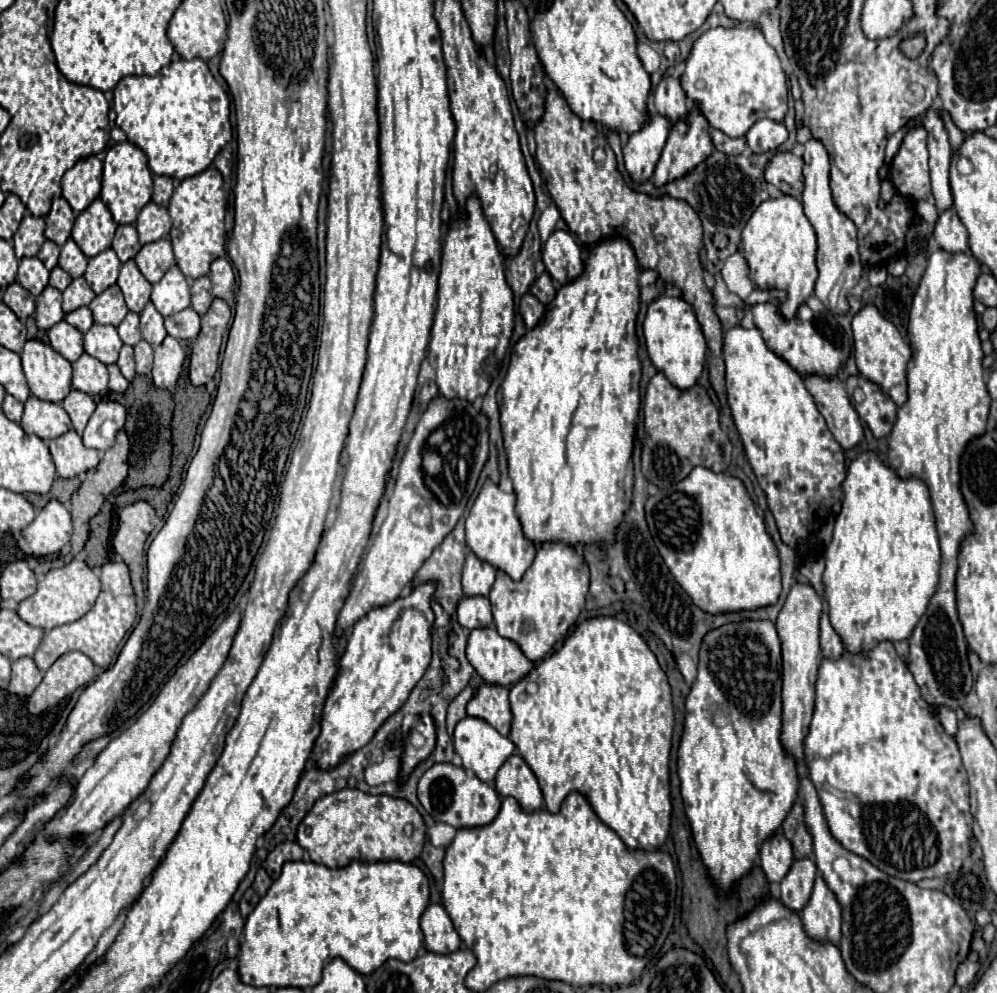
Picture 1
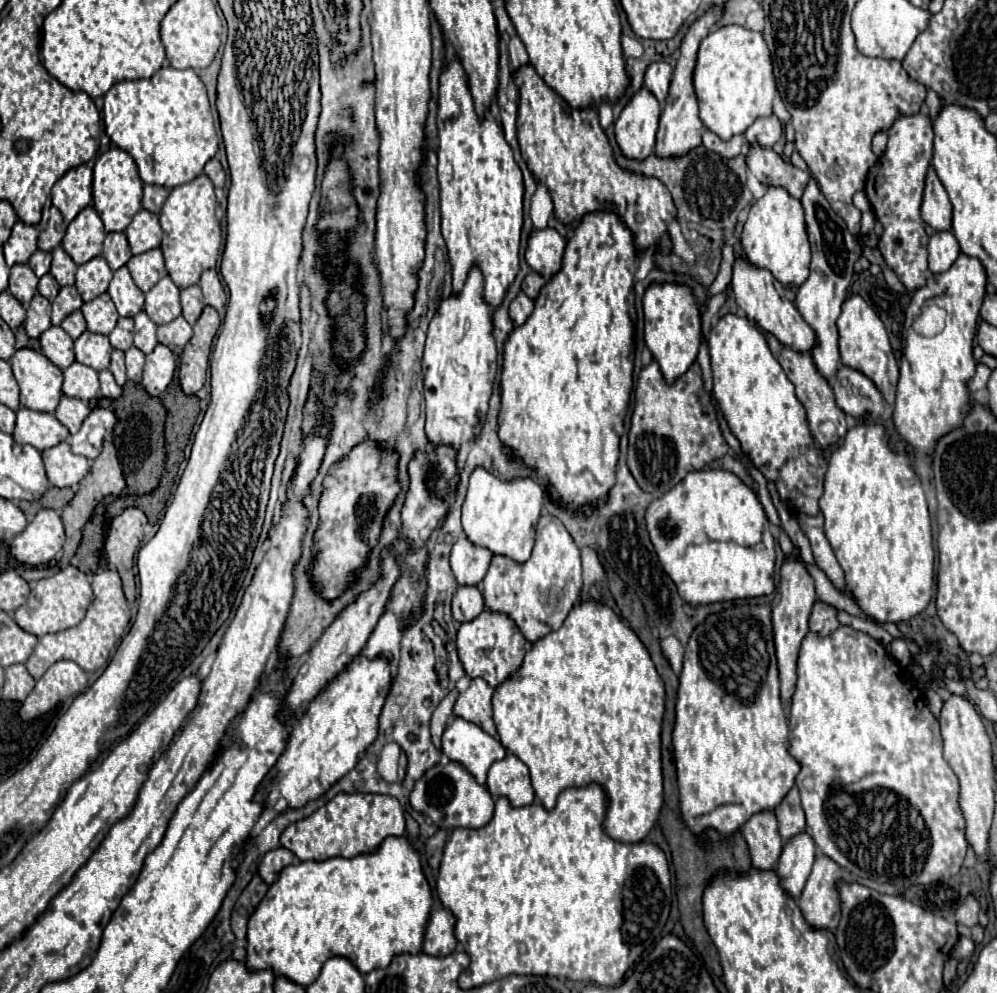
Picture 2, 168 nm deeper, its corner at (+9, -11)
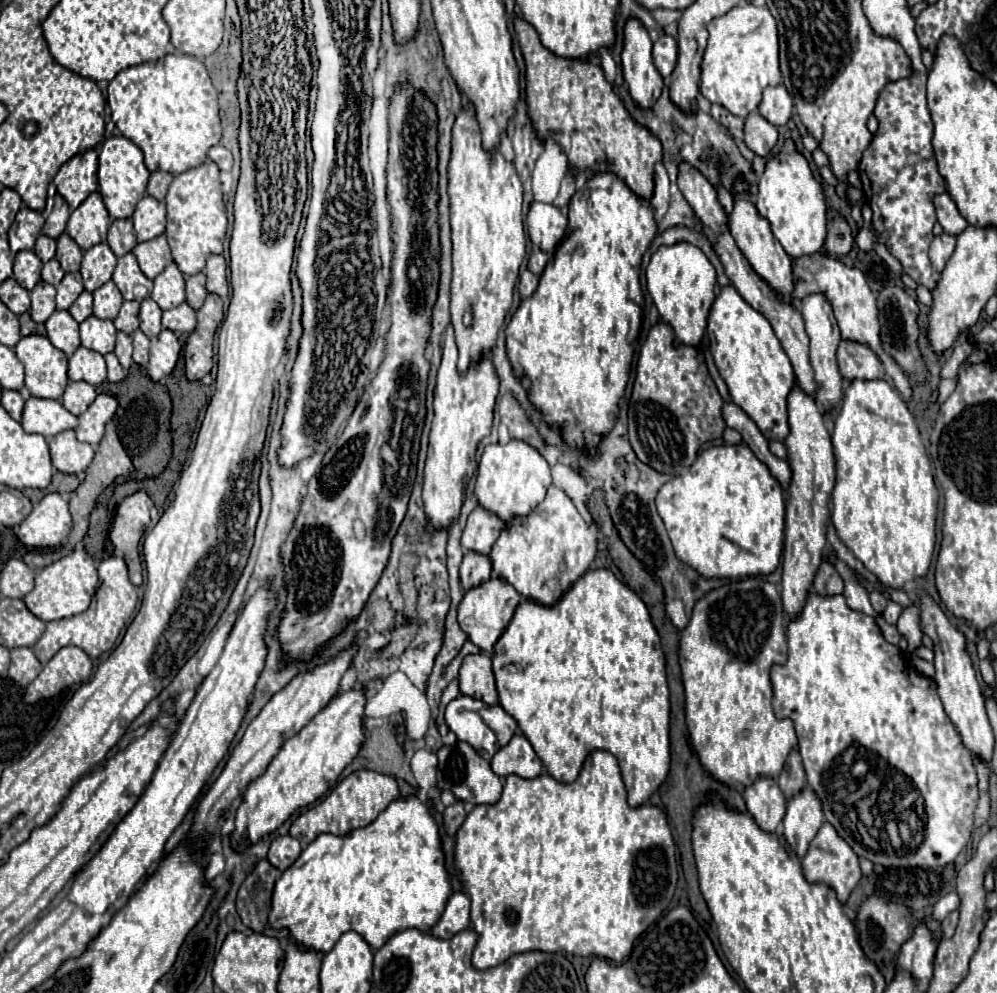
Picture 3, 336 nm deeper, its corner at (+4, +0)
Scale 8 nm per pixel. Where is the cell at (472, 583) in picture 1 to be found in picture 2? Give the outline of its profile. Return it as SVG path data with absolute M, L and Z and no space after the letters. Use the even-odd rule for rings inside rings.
M465 533L457 539L451 549L451 569L459 585L479 585L489 569L491 551L479 547L467 539Z

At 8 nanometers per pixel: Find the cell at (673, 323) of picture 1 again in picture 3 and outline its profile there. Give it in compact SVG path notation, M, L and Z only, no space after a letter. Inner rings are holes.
M686 242L660 246L646 268L646 278L648 292L660 314L660 322L668 322L668 326L672 326L676 346L700 346L708 326L708 314L716 298L716 270L704 252Z

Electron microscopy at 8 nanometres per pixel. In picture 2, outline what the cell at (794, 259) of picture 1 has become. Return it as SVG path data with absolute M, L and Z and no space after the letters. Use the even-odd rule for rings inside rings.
M767 187L767 193L757 199L745 221L741 243L745 257L761 269L769 269L783 285L801 285L809 277L811 243L807 237L807 225L803 217L801 201L791 197L785 187Z

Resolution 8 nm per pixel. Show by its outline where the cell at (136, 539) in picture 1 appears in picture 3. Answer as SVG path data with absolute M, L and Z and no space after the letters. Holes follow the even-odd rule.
M144 490L124 498L116 510L112 530L110 530L110 540L120 552L124 552L124 560L130 572L130 582L136 588L142 584L138 544L146 526L150 524L150 506L152 506L152 500Z

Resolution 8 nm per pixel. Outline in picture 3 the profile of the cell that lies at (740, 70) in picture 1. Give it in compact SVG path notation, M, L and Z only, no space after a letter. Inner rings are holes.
M750 2L734 6L724 16L714 18L708 24L708 46L702 60L700 94L712 104L724 106L730 114L746 118L762 100L762 92L768 86L782 82L778 68L778 30L768 8L756 8Z

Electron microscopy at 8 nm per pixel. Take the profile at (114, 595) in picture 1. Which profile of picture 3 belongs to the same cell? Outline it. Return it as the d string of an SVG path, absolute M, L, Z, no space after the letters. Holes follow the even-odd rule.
M110 555L102 560L98 566L98 576L100 576L100 586L86 612L70 616L70 618L62 618L62 620L52 620L46 624L44 634L34 646L34 654L42 664L46 664L64 646L78 646L90 658L98 658L104 652L110 652L114 648L120 630L126 626L126 620L132 616L136 608L138 594L132 582L128 580L126 562L122 556Z

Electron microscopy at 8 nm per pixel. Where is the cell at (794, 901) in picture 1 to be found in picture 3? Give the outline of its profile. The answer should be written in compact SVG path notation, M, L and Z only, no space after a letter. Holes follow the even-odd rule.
M804 788L788 802L784 816L784 838L798 858L804 858L812 838L818 834L822 824L822 806L812 790Z

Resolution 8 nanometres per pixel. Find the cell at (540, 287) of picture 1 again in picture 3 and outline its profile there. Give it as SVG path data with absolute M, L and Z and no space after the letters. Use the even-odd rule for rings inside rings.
M534 250L532 256L530 256L530 260L528 260L528 270L530 270L532 274L540 276L540 274L544 272L546 262L548 262L548 256L546 256L542 250Z

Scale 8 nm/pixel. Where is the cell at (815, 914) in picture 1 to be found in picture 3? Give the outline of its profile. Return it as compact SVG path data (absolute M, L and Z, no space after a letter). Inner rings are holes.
M824 822L820 832L816 834L816 838L810 842L810 850L808 854L802 858L802 868L804 868L804 876L808 882L812 884L826 884L832 886L832 890L836 892L836 898L840 898L840 902L844 904L850 896L850 892L854 890L854 886L860 882L862 872L860 872L860 864L858 864L858 856L854 854L854 850L836 834L836 830Z

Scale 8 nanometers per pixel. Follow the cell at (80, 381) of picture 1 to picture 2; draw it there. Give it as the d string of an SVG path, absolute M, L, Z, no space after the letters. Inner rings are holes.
M75 361L63 371L63 393L69 397L79 397L83 401L93 399L99 393L97 371Z

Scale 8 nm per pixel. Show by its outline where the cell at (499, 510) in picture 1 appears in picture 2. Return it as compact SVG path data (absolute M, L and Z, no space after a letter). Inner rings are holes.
M475 467L463 503L463 529L475 545L483 545L491 549L491 553L503 553L513 561L523 563L533 549L535 525L543 509L543 499L545 489L531 477L513 477L511 481L505 481L493 471Z

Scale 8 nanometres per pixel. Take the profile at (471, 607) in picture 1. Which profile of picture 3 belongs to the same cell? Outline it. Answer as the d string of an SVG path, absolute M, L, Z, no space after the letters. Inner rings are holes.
M466 552L460 566L460 582L464 592L472 590L472 586L480 586L480 582L488 582L490 566L490 558L476 552Z

